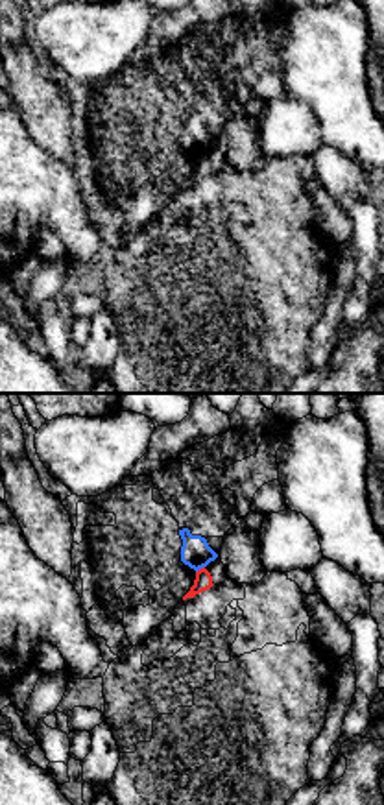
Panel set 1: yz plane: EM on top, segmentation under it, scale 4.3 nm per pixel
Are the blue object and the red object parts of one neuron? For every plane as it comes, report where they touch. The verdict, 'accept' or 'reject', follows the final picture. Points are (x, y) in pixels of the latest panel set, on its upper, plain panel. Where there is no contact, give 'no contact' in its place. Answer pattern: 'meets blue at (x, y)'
meets blue at (200, 154)

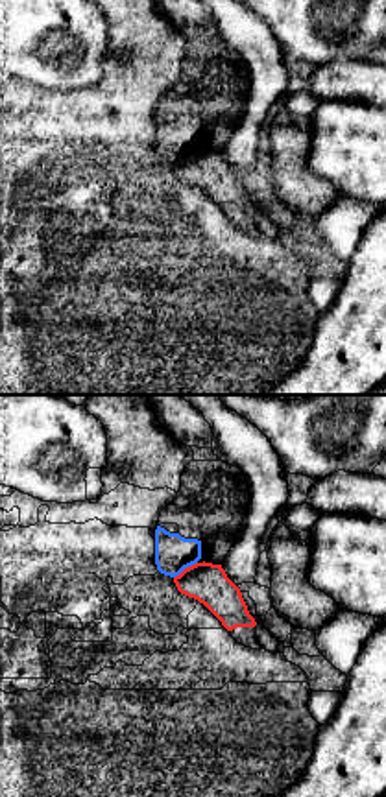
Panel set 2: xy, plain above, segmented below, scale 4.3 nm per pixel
meets blue at (185, 154)

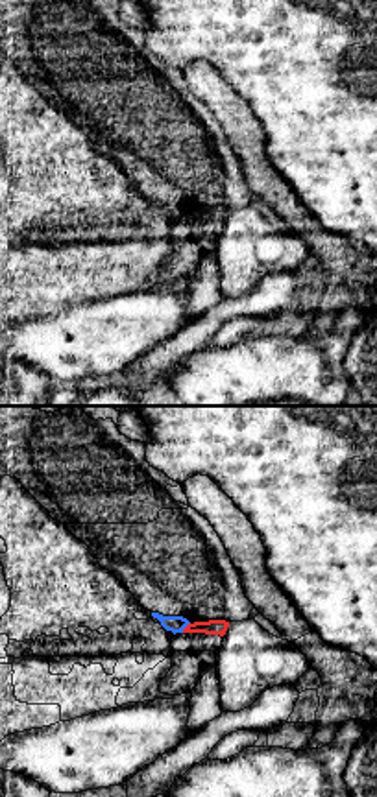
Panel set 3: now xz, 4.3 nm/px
meets blue at (185, 213)

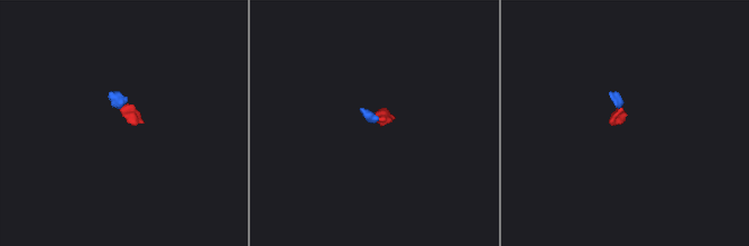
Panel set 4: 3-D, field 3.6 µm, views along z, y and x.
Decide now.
reject

